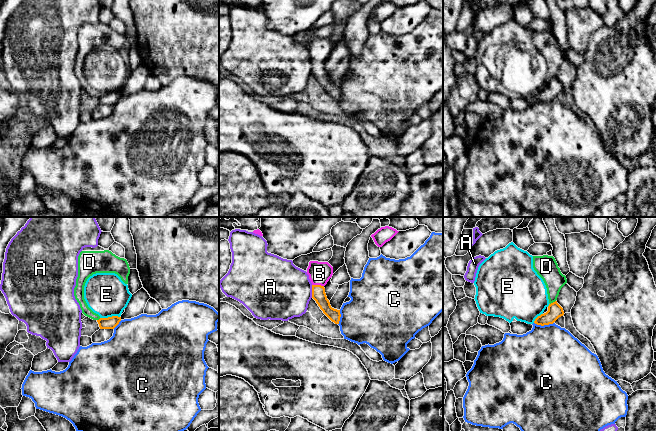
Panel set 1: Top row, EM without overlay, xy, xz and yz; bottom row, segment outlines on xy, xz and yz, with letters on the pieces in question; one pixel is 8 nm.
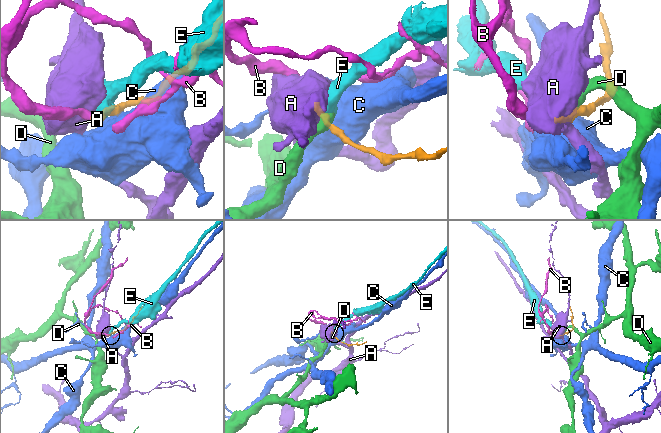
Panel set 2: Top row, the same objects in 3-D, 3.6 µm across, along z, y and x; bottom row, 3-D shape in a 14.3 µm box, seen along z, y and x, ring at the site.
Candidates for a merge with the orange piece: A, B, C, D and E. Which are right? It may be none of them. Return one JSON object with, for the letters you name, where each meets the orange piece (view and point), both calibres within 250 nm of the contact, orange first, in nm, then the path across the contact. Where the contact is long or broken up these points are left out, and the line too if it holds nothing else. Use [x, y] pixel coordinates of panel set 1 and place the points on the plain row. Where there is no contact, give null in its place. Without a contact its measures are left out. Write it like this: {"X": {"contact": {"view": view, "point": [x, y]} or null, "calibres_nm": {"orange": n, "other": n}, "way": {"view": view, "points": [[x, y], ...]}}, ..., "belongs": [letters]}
{"B": {"contact": {"view": "xz", "point": [318, 61]}, "calibres_nm": {"orange": 110, "other": 180}}, "belongs": ["B"]}

